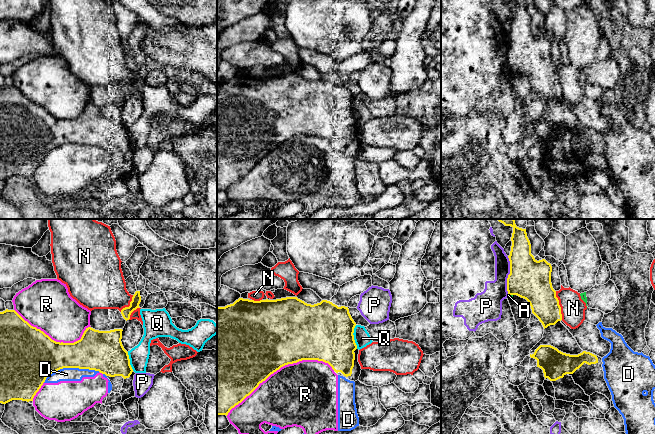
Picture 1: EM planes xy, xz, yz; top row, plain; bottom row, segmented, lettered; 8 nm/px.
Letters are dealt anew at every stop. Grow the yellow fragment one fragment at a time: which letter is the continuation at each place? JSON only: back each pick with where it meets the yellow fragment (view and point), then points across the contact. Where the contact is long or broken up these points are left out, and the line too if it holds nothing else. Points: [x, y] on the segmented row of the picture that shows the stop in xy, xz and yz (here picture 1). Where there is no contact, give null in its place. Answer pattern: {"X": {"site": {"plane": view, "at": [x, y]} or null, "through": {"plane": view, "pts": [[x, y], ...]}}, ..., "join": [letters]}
{"join": []}

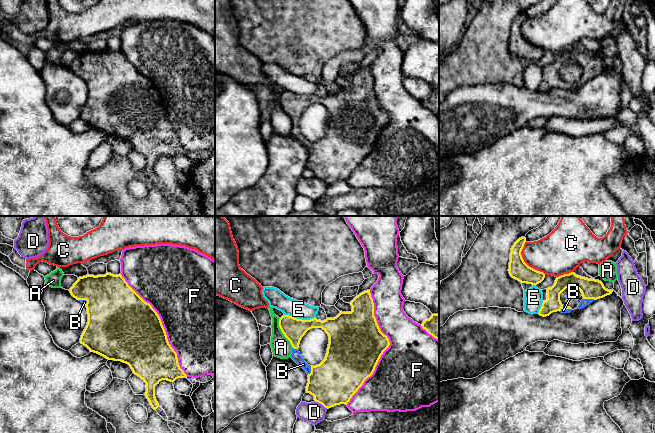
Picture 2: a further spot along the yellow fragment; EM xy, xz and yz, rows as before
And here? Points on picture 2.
{"B": {"site": {"plane": "yz", "at": [589, 298]}, "through": {"plane": "yz", "pts": [[594, 289], [590, 293], [589, 298], [584, 302]]}}, "join": ["B"]}

